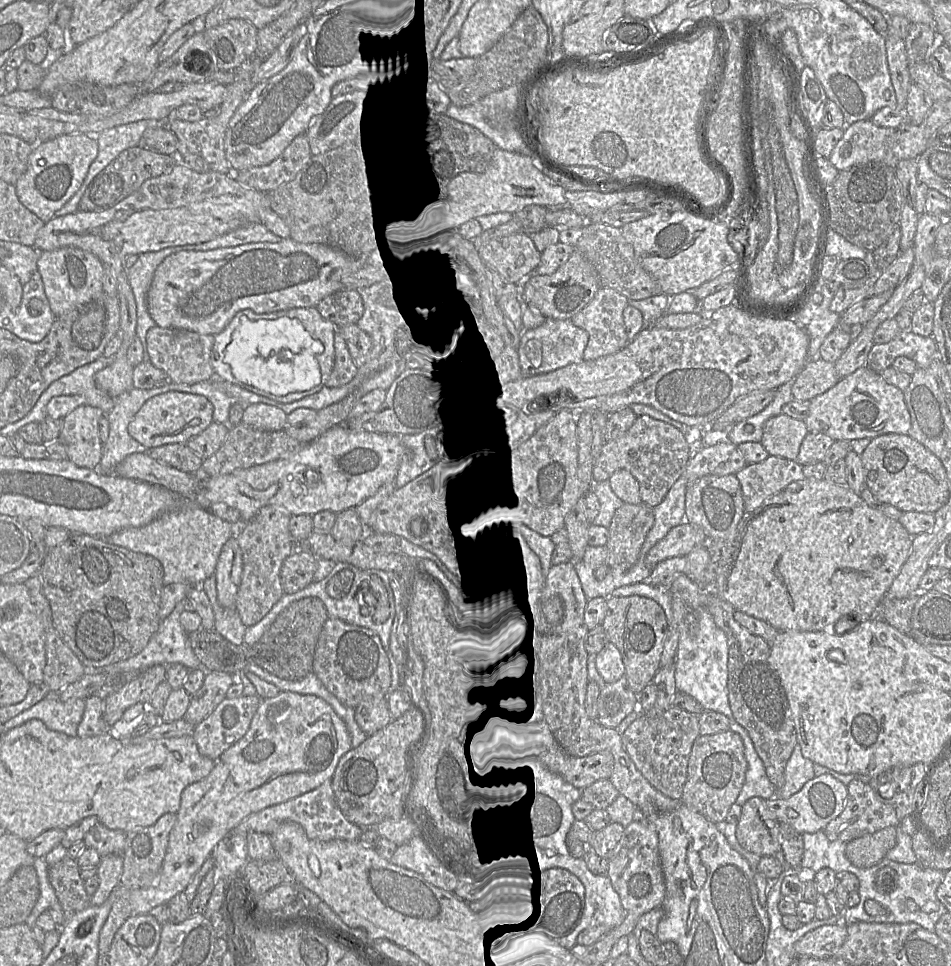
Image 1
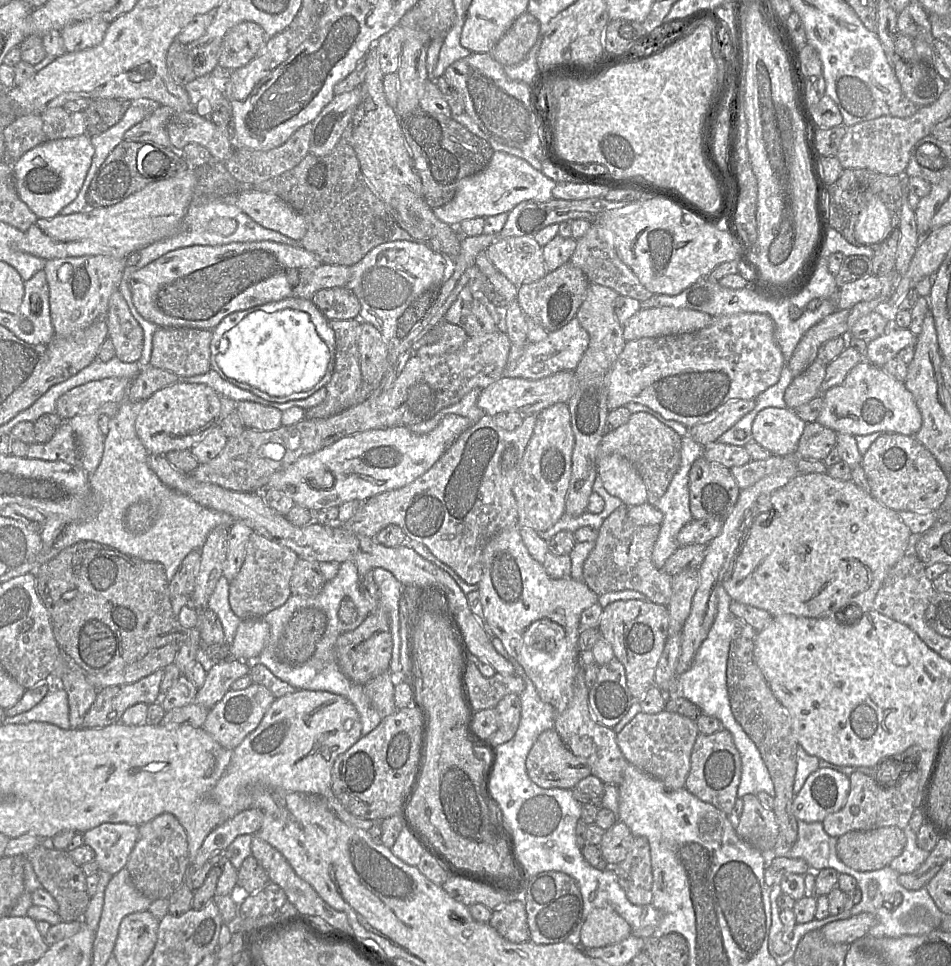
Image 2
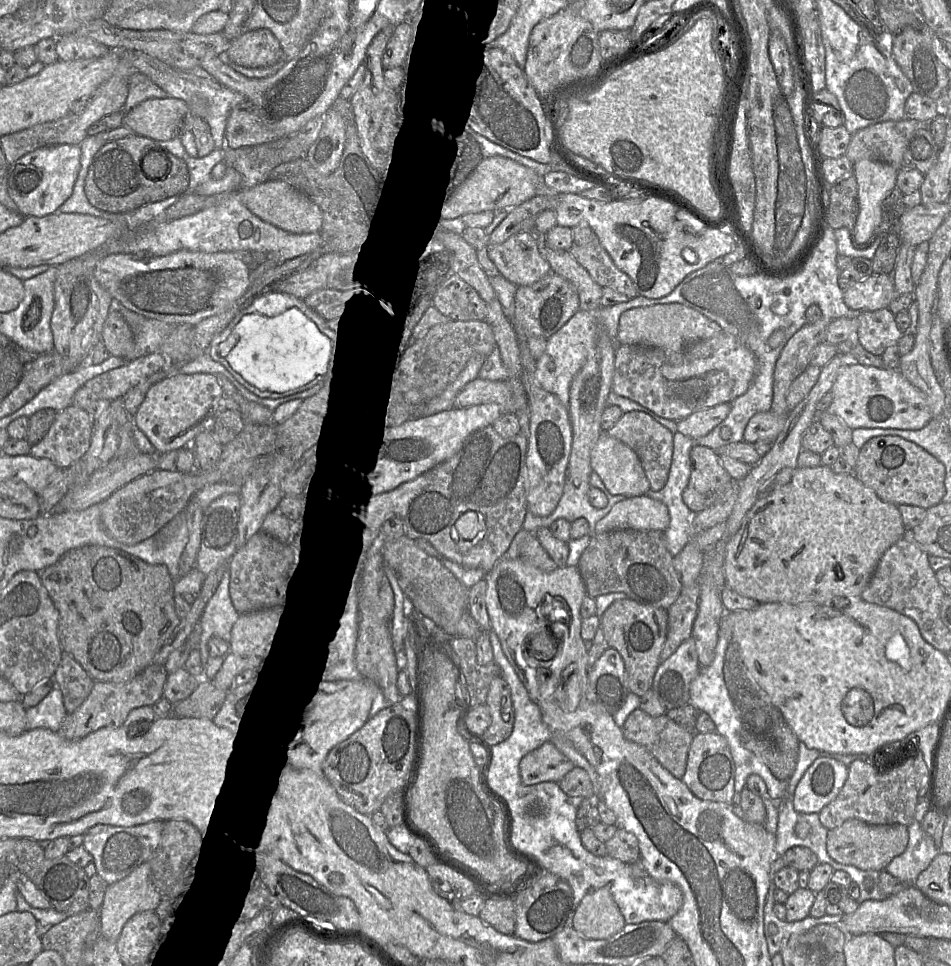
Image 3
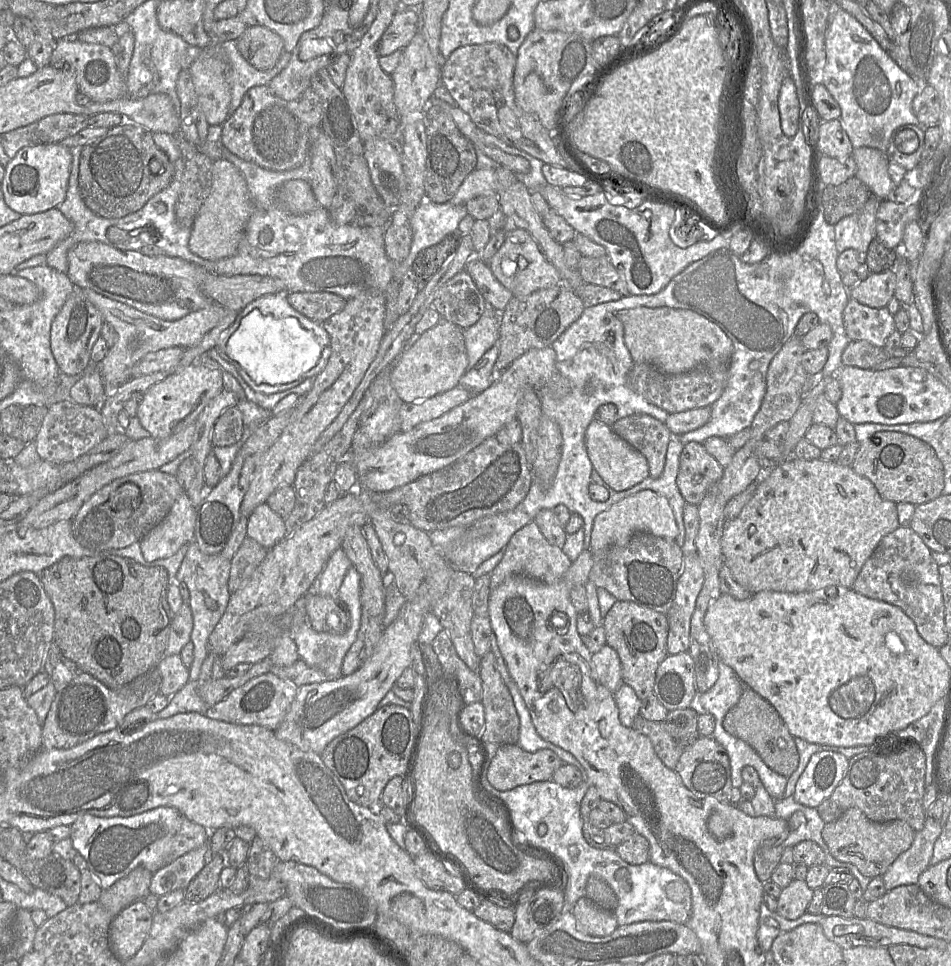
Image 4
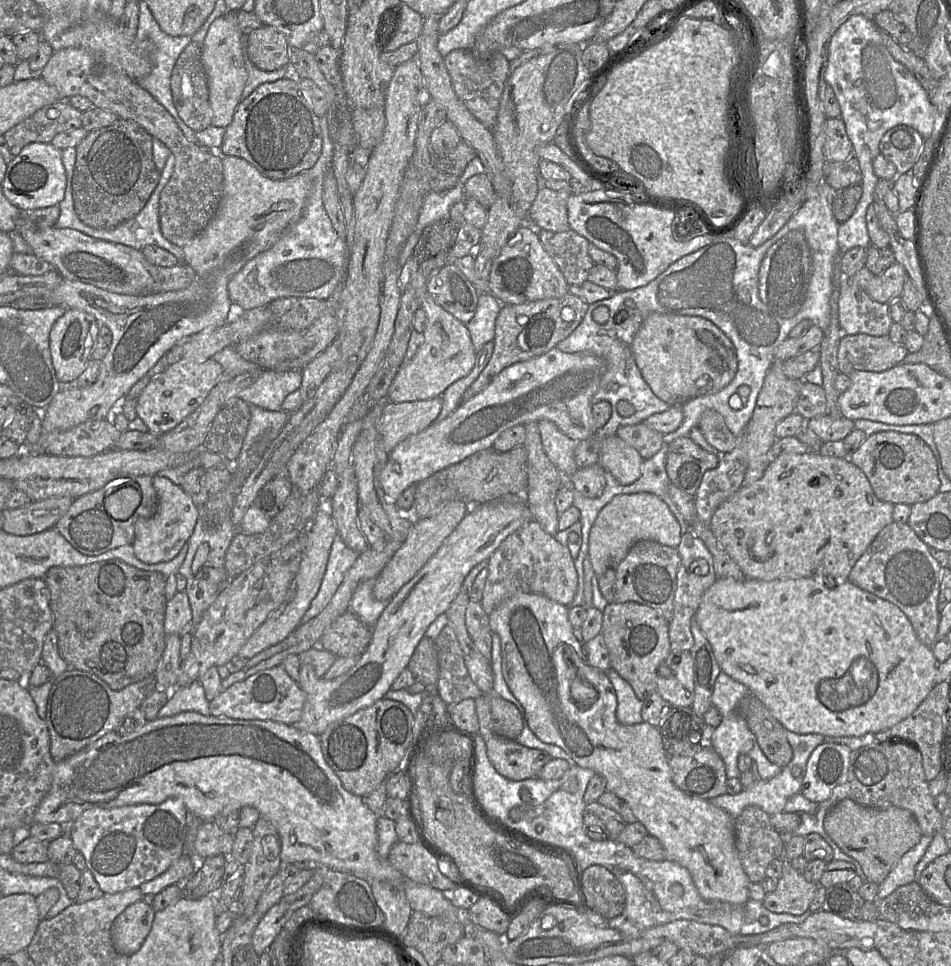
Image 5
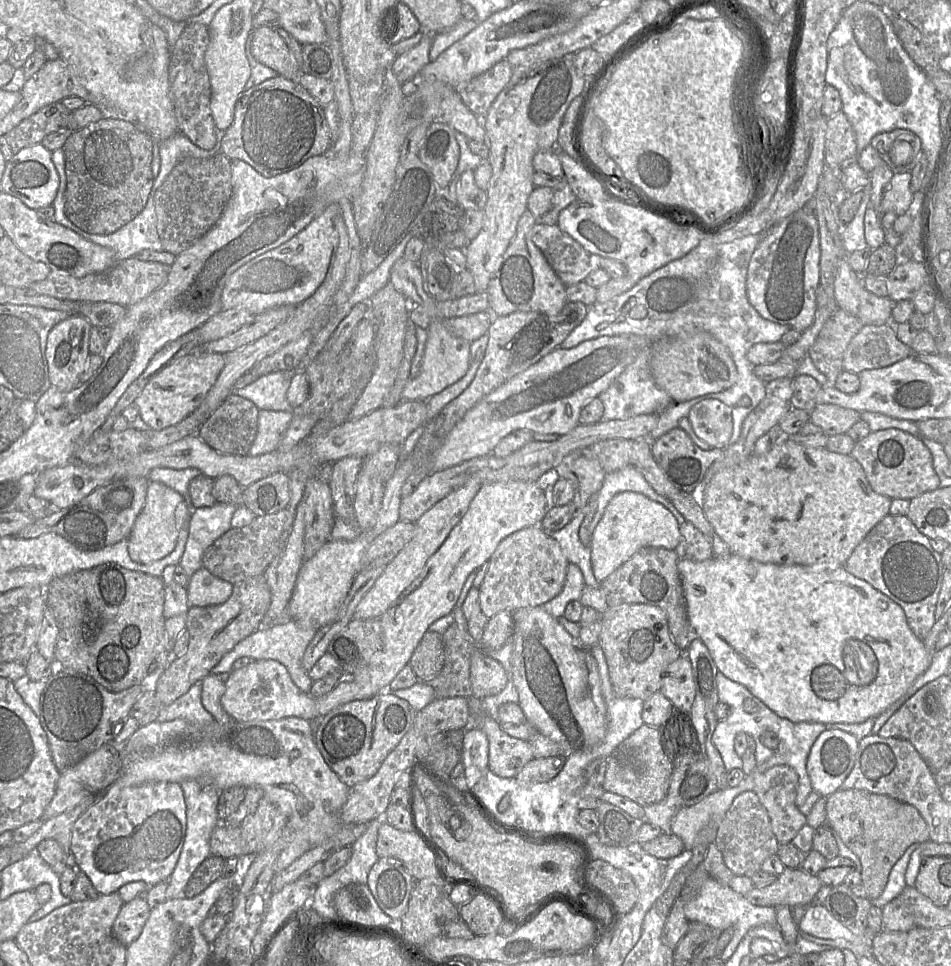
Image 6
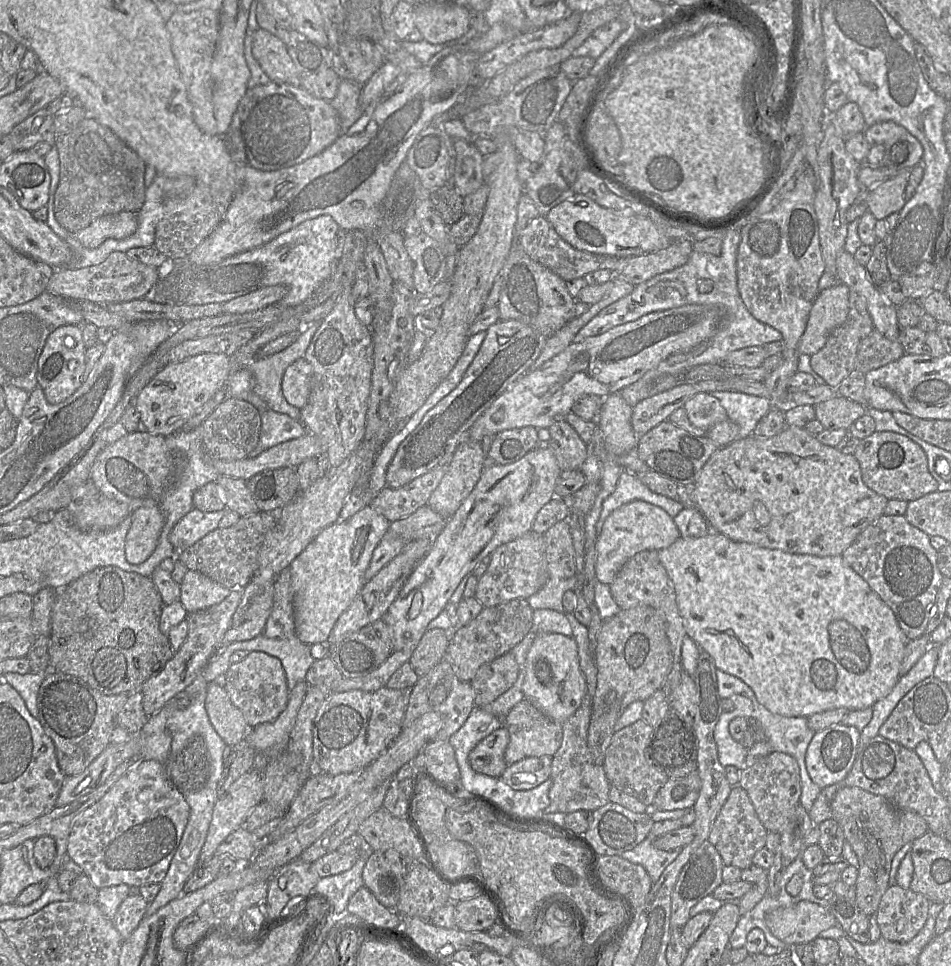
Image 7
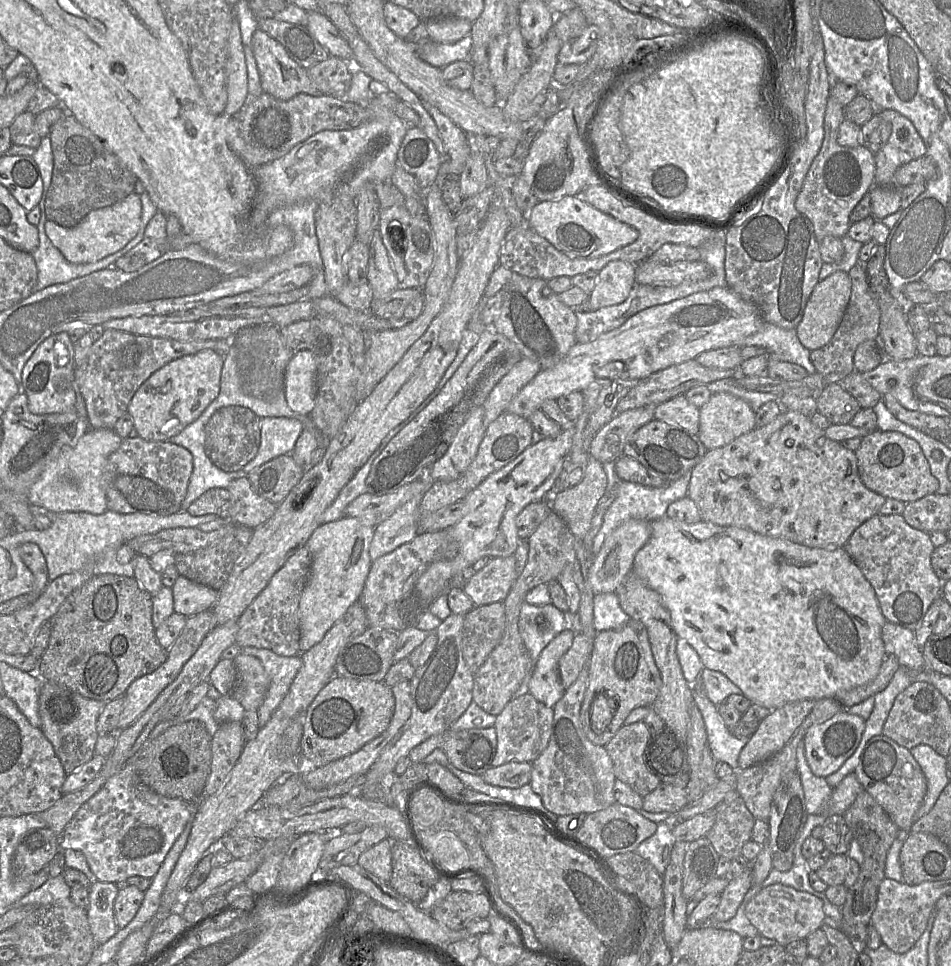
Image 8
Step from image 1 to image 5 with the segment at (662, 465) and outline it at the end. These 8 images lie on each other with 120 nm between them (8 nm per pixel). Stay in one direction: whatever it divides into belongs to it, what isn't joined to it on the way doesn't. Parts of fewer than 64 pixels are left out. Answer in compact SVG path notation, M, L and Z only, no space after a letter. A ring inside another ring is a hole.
M643 422L620 426L616 435L635 448L644 459L653 457L664 444L663 434Z

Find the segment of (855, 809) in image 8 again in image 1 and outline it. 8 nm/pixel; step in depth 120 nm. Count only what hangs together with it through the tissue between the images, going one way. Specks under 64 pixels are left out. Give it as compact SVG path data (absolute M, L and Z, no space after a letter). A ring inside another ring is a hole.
M889 826L847 842L845 854L854 866L870 868L882 861L895 845L896 828Z

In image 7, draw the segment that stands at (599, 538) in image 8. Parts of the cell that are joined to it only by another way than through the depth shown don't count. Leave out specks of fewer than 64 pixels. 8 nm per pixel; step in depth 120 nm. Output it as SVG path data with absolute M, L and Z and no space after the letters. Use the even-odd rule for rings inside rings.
M623 471L615 491L602 504L600 517L596 524L597 537L605 520L613 511L625 504L638 500L662 508L672 519L684 508L681 503L651 491L636 475Z

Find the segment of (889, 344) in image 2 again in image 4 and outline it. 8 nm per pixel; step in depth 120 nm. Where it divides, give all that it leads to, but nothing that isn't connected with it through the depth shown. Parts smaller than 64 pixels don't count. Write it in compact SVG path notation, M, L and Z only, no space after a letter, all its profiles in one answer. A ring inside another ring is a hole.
M853 298L849 299L843 311L843 323L850 341L863 340L877 347L884 347L888 337L896 330L894 316L887 307L871 308Z

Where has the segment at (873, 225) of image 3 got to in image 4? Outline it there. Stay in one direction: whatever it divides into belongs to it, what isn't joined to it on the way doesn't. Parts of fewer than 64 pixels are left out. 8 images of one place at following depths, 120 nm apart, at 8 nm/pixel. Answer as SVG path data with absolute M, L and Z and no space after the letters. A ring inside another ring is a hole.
M854 148L852 157L857 165L856 177L879 200L893 200L896 185L888 173L886 152L875 148Z

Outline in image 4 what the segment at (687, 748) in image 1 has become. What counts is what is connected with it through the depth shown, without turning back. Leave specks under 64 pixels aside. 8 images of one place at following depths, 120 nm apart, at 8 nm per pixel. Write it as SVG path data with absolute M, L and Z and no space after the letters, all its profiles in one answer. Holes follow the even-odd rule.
M639 714L632 728L650 739L655 753L666 767L676 769L684 747L671 736L664 722L649 721Z

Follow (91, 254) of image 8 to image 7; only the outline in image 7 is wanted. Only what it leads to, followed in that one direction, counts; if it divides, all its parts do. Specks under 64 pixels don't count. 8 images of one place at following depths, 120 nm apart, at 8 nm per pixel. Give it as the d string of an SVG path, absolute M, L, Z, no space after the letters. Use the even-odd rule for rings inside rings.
M126 211L102 216L88 227L73 233L82 246L94 249L107 239L126 239L132 236L137 228L137 213Z

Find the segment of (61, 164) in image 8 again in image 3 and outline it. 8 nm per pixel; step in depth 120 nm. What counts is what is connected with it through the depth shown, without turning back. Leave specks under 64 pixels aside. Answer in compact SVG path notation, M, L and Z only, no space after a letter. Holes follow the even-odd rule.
M133 133L127 137L106 142L94 155L85 179L85 194L91 205L97 209L108 213L121 214L134 211L149 203L159 202L172 196L180 196L186 192L188 183L189 171L182 158L178 158L162 148L157 141ZM151 150L159 152L167 160L167 172L162 178L150 179L142 170L142 159Z

